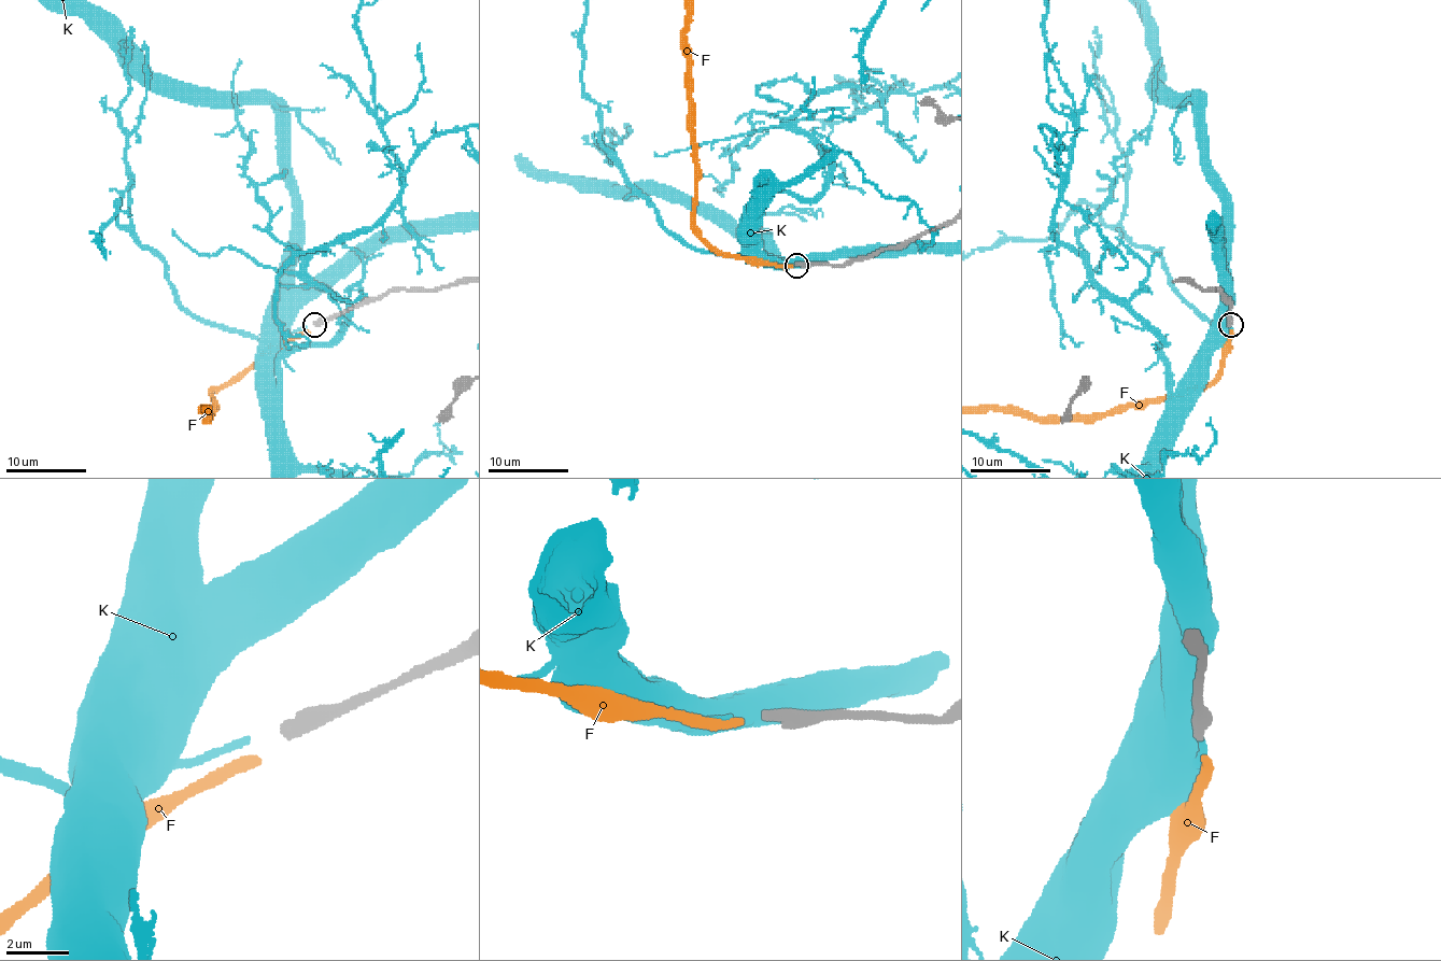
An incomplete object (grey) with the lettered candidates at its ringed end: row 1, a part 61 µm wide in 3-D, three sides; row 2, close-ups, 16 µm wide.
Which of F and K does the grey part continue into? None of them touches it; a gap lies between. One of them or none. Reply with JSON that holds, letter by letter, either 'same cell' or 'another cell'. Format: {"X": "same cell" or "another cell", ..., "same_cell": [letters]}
{"F": "another cell", "K": "another cell", "same_cell": []}

